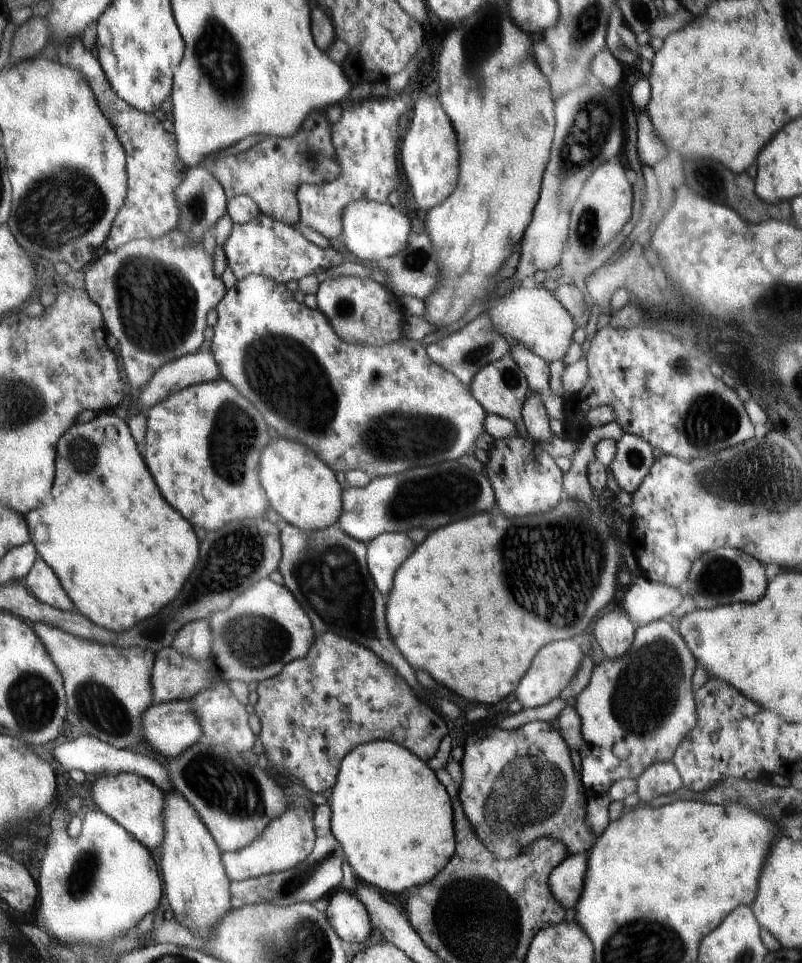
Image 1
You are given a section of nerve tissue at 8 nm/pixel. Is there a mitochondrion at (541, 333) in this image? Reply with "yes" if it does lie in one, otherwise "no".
no

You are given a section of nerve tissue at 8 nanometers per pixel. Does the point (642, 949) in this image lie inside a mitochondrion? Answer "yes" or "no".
yes

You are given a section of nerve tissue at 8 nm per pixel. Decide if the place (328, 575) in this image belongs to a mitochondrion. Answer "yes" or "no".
yes

